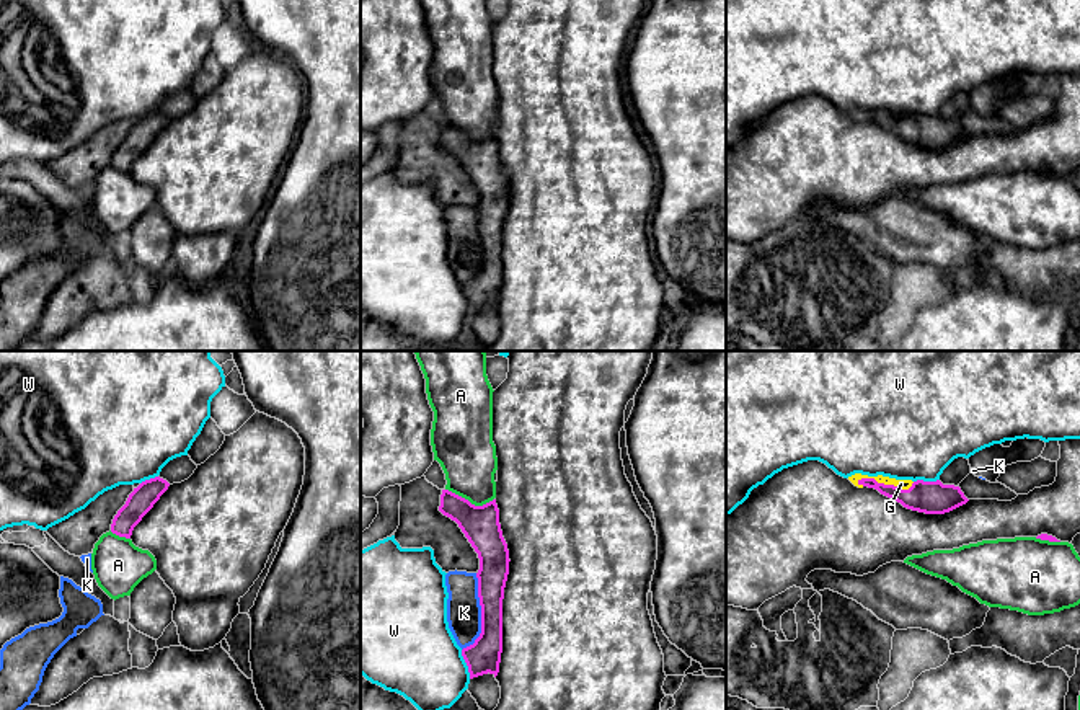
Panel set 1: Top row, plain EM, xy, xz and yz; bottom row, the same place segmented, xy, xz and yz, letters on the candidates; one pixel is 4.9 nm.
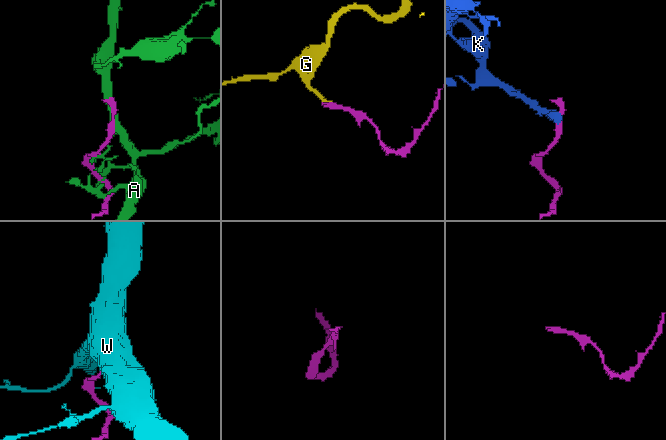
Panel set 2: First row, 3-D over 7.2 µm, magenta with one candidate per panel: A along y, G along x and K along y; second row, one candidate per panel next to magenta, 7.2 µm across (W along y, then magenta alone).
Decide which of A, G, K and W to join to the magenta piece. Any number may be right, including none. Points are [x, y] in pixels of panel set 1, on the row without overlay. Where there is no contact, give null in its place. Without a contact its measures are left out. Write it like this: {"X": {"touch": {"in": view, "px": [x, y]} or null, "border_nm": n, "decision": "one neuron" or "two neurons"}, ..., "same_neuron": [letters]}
{"A": {"touch": {"in": "xz", "px": [469, 136]}, "border_nm": 240, "decision": "two neurons"}, "G": {"touch": {"in": "yz", "px": [886, 119]}, "border_nm": 280, "decision": "one neuron"}, "K": {"touch": {"in": "xz", "px": [482, 248]}, "border_nm": 400, "decision": "two neurons"}, "W": {"touch": {"in": "xz", "px": [467, 299]}, "border_nm": 150, "decision": "two neurons"}, "same_neuron": ["G"]}

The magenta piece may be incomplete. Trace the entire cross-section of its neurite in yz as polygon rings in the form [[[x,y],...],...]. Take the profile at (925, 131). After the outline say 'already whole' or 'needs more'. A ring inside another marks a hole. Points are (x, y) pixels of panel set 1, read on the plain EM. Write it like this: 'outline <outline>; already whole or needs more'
outline [[[855,108],[848,111],[848,114],[858,122],[874,122],[881,129],[901,137],[904,142],[925,149],[945,149],[969,135],[959,121],[943,119],[940,114],[912,116],[861,108]]]; needs more

